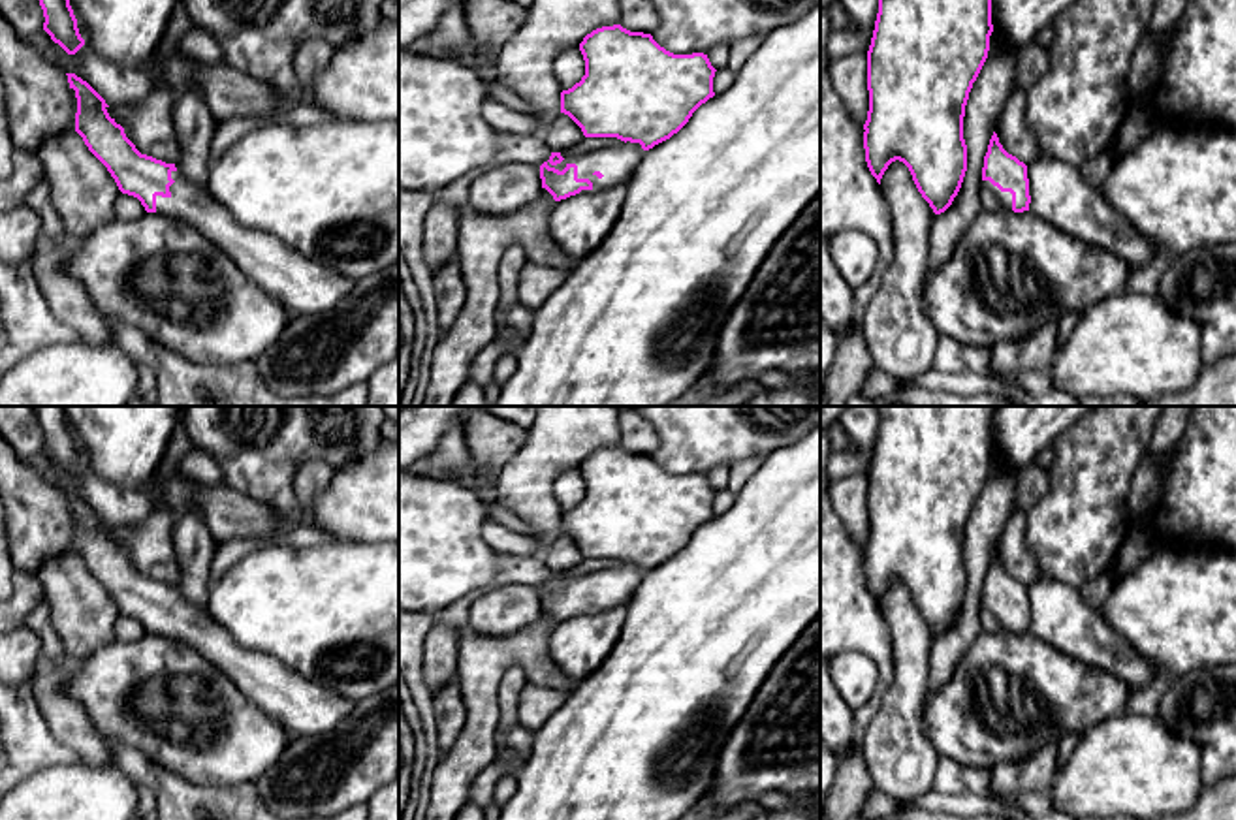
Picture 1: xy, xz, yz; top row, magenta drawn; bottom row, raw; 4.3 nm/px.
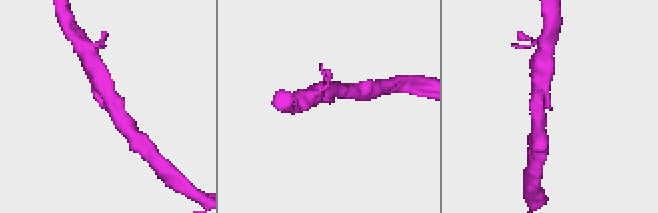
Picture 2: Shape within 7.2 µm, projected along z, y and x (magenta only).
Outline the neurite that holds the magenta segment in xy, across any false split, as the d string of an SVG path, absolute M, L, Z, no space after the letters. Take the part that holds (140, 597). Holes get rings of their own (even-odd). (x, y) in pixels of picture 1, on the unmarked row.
M66 495L70 510L75 512L77 534L75 553L88 572L107 589L122 615L141 623L147 634L160 634L194 647L201 656L216 664L263 713L284 726L292 735L322 733L337 728L354 709L341 694L316 683L305 681L280 660L241 647L205 607L186 602L175 589L152 577L141 576L126 559L124 549L107 534L105 521L75 495Z

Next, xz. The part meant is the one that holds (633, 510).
M621 446L602 448L583 459L579 472L585 481L585 497L561 513L561 534L568 536L585 559L617 559L623 566L568 579L551 574L549 581L540 587L540 600L542 609L555 623L628 606L643 574L677 555L692 534L715 517L717 491L707 476L673 476L651 455L630 453Z

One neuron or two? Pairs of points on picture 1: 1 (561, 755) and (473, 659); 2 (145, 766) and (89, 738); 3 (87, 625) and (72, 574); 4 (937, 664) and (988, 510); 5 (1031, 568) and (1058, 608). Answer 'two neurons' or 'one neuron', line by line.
1: two neurons
2: two neurons
3: one neuron
4: one neuron
5: two neurons

